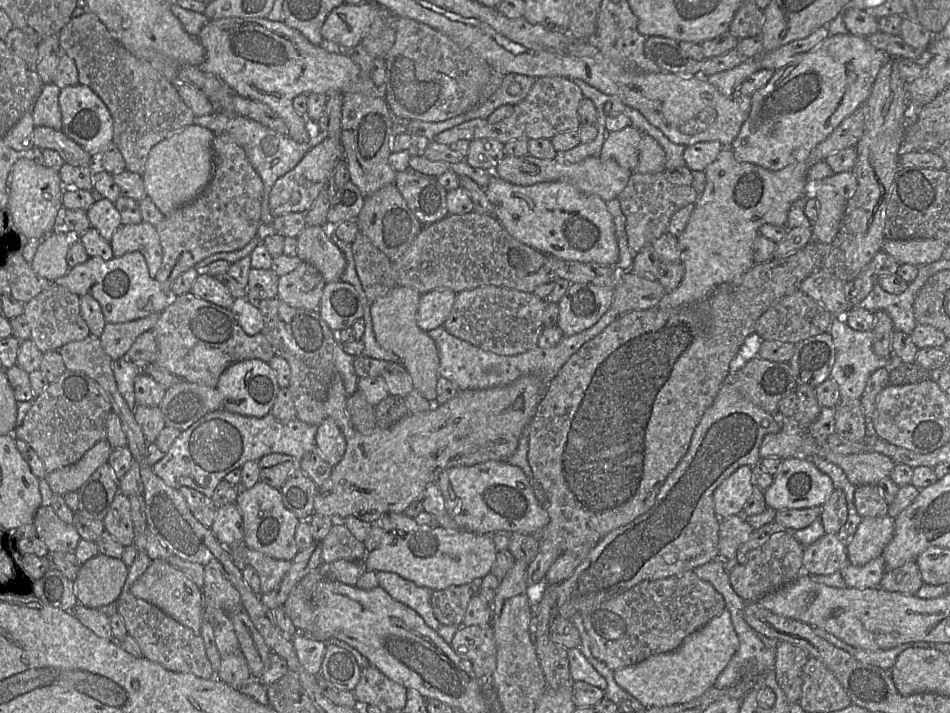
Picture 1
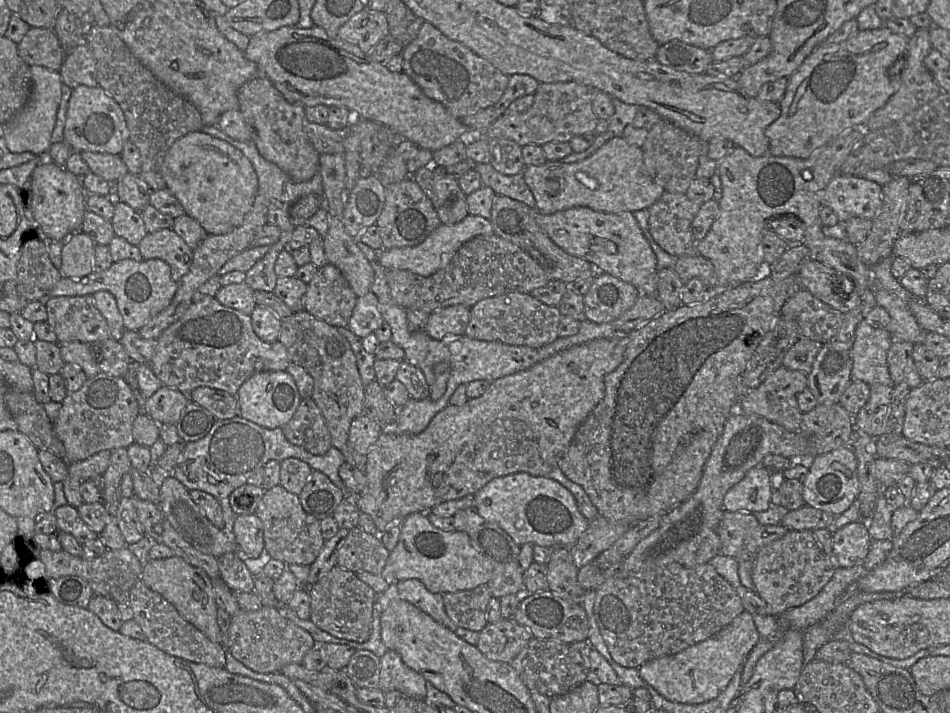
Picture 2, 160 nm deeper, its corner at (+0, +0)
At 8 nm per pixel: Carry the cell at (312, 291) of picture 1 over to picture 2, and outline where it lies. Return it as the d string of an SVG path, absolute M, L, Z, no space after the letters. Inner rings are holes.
M328 264L307 284L303 309L329 325L348 329L357 299L341 271Z

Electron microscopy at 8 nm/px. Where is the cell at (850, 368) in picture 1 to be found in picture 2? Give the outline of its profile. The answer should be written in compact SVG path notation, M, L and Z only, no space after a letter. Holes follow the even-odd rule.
M860 322L850 350L852 380L873 385L892 386L893 380L887 364L887 352L894 338L885 329L876 329Z

